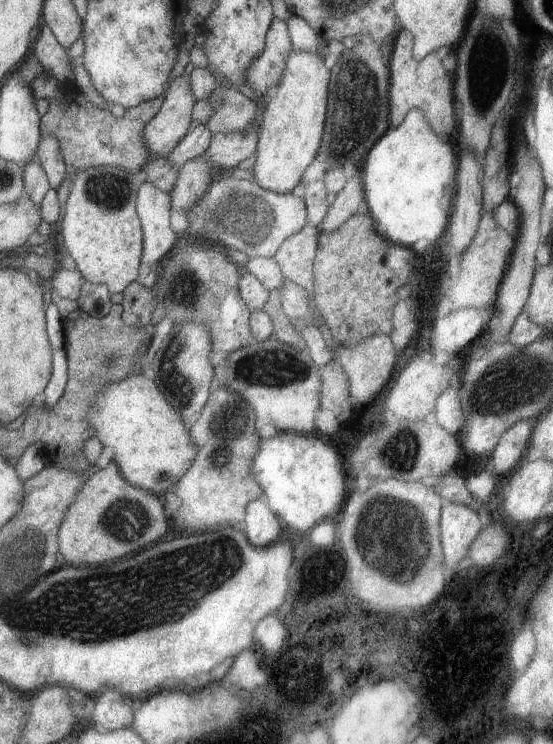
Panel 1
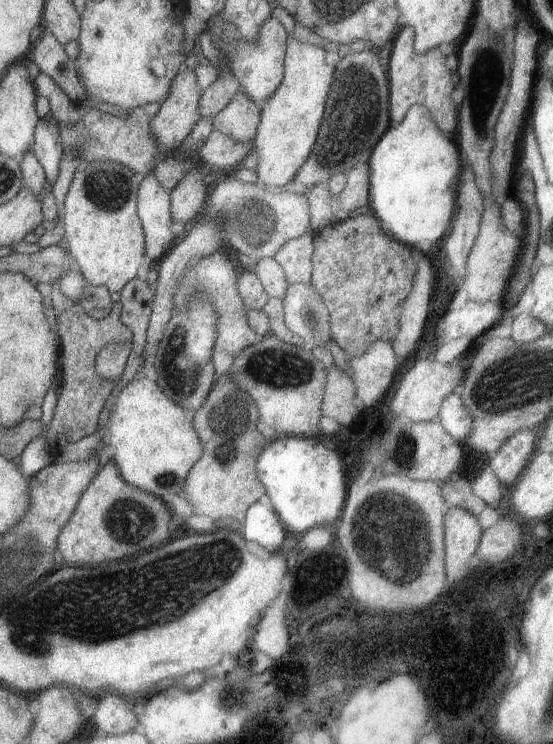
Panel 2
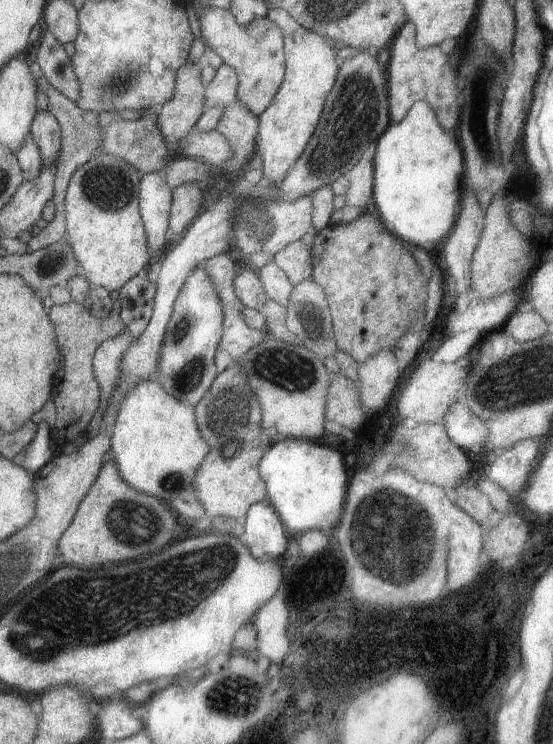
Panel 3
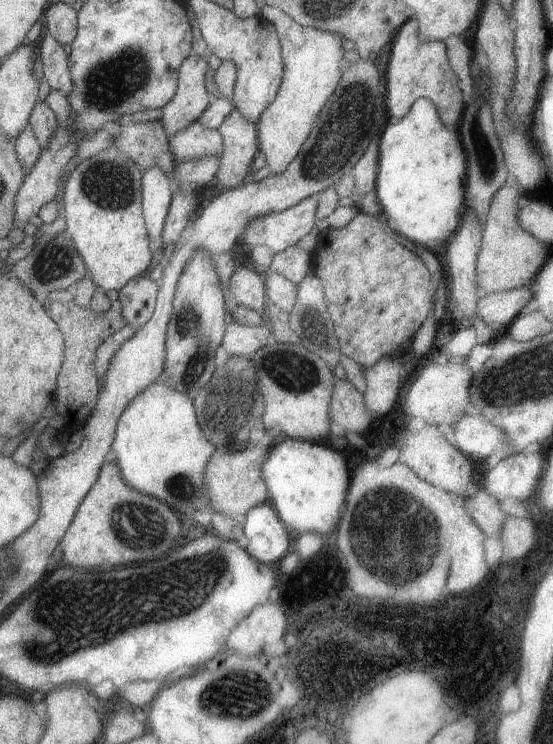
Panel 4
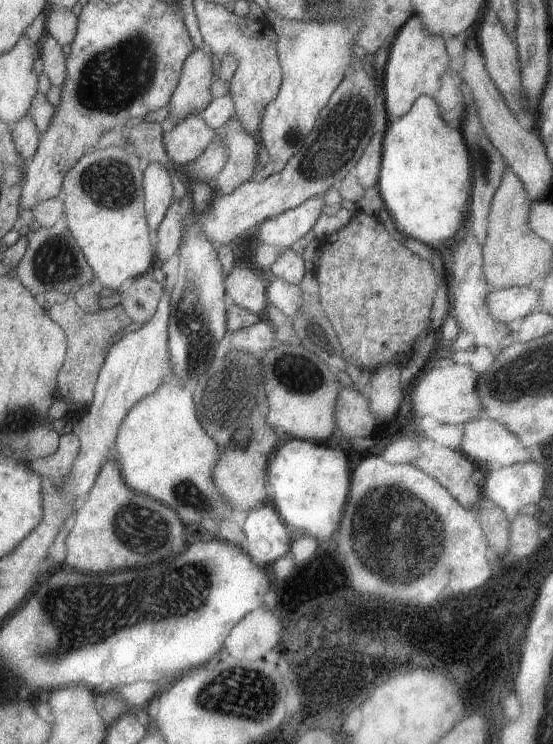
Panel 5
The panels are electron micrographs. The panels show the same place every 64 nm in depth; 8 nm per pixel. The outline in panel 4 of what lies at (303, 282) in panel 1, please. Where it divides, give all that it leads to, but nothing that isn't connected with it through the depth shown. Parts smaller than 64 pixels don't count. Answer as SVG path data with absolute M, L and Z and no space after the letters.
M297 244L295 246L289 246L285 248L283 252L279 254L273 254L273 262L271 262L271 268L277 270L277 274L285 276L287 280L291 280L295 286L307 276L313 272L313 262L311 262L311 254L303 248L299 248Z

